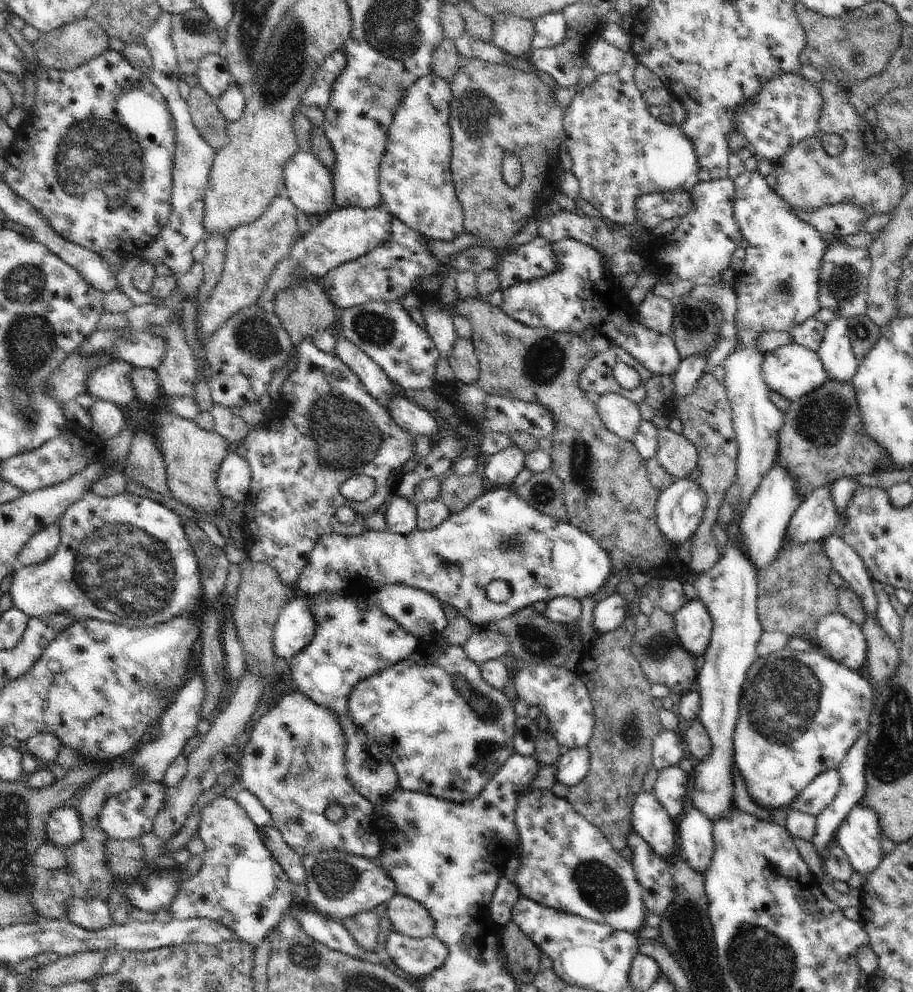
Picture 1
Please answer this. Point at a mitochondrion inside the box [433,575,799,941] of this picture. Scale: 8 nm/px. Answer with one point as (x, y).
(602, 889)

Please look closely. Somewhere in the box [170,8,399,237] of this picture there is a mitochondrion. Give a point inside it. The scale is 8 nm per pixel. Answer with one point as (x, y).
(285, 67)

